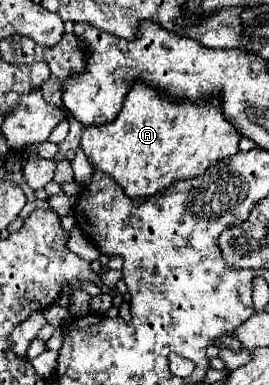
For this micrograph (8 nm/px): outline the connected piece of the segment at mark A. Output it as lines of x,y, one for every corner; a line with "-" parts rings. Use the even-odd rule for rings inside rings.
140,82
126,94
116,120
102,126
88,126
80,138
88,162
116,180
126,196
134,200
164,192
178,180
200,176
218,164
218,160
240,152
238,142
240,134
224,120
218,100
206,104
170,102
158,96
158,90

